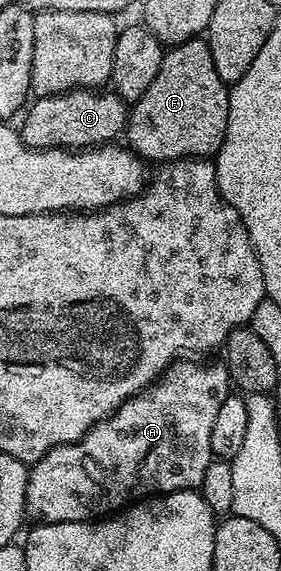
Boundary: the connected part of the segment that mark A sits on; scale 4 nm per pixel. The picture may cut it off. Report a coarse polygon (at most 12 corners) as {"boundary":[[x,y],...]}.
{"boundary":[[179,359],[29,466],[26,517],[92,521],[197,490],[231,396]]}

